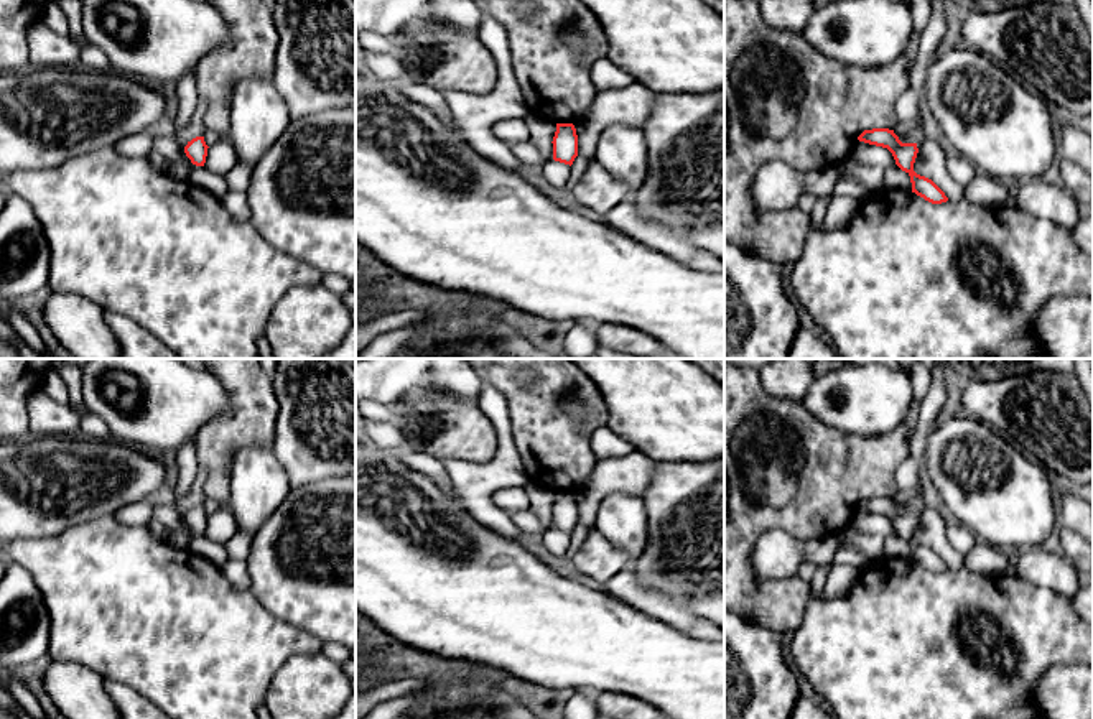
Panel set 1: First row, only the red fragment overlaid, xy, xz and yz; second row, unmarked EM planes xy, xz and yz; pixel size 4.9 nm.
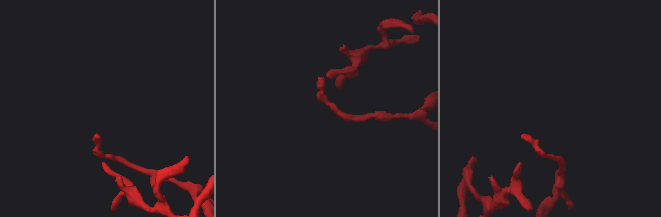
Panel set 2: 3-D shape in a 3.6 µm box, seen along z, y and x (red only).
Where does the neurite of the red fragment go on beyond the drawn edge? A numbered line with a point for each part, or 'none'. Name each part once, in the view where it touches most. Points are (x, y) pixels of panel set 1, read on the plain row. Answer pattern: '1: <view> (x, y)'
none

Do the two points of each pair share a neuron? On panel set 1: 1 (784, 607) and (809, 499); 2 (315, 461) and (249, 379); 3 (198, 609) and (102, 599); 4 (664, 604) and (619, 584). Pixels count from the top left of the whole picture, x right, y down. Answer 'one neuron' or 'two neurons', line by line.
1: one neuron
2: two neurons
3: one neuron
4: one neuron

